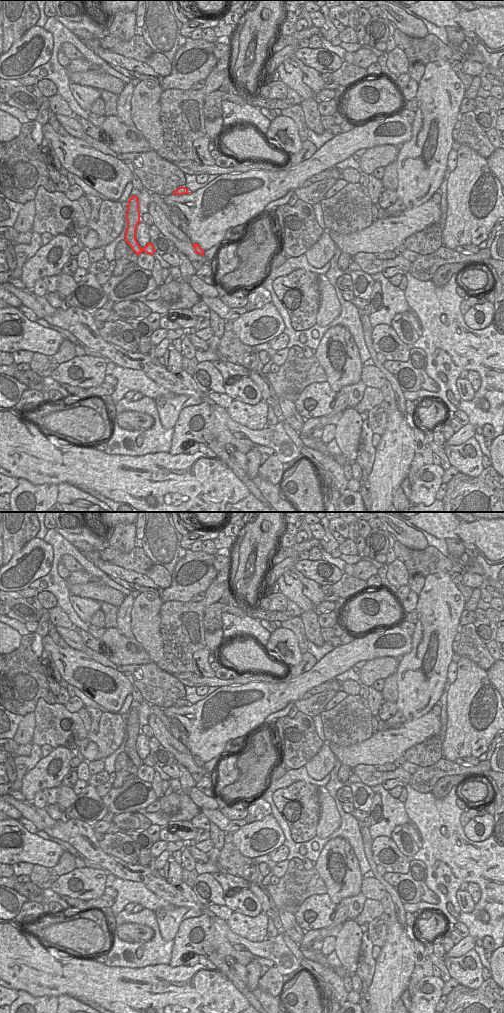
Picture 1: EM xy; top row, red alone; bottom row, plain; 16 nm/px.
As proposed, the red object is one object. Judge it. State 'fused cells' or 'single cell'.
single cell

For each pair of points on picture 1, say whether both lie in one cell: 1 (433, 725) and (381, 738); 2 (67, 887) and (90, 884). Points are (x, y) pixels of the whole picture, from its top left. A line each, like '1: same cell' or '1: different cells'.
1: same cell
2: same cell

